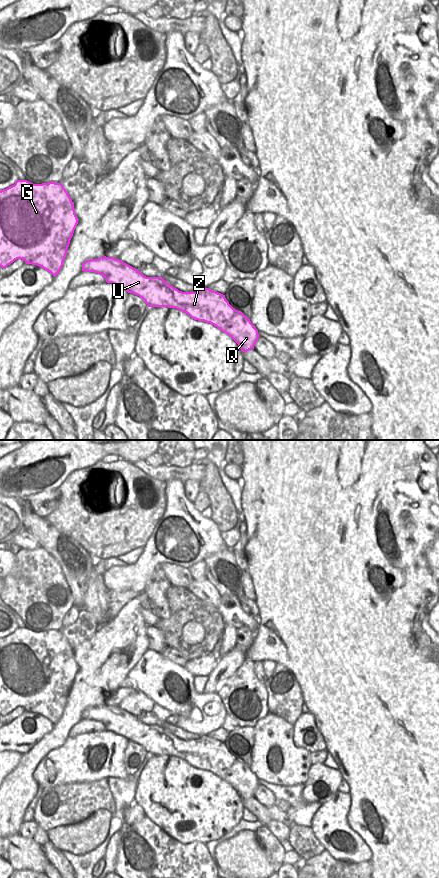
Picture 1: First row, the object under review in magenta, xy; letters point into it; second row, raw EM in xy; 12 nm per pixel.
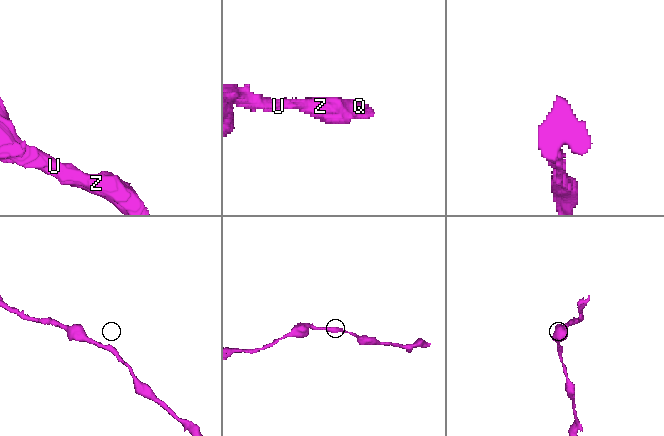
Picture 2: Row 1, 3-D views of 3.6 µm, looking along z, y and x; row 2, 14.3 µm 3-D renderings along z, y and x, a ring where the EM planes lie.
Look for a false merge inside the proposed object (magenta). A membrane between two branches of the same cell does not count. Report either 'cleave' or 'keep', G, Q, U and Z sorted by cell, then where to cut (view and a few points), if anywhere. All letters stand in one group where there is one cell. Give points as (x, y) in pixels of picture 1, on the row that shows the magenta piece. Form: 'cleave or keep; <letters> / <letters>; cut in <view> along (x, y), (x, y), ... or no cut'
keep; G Q U Z; no cut

